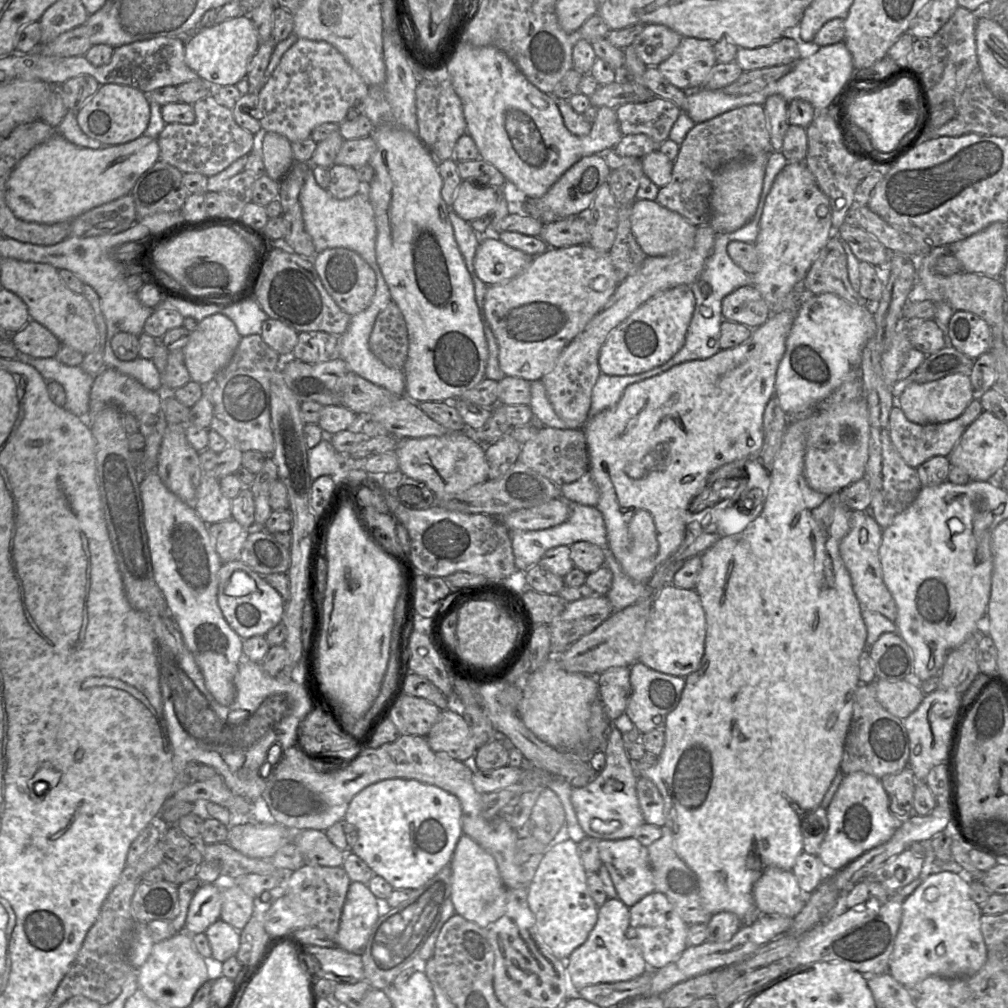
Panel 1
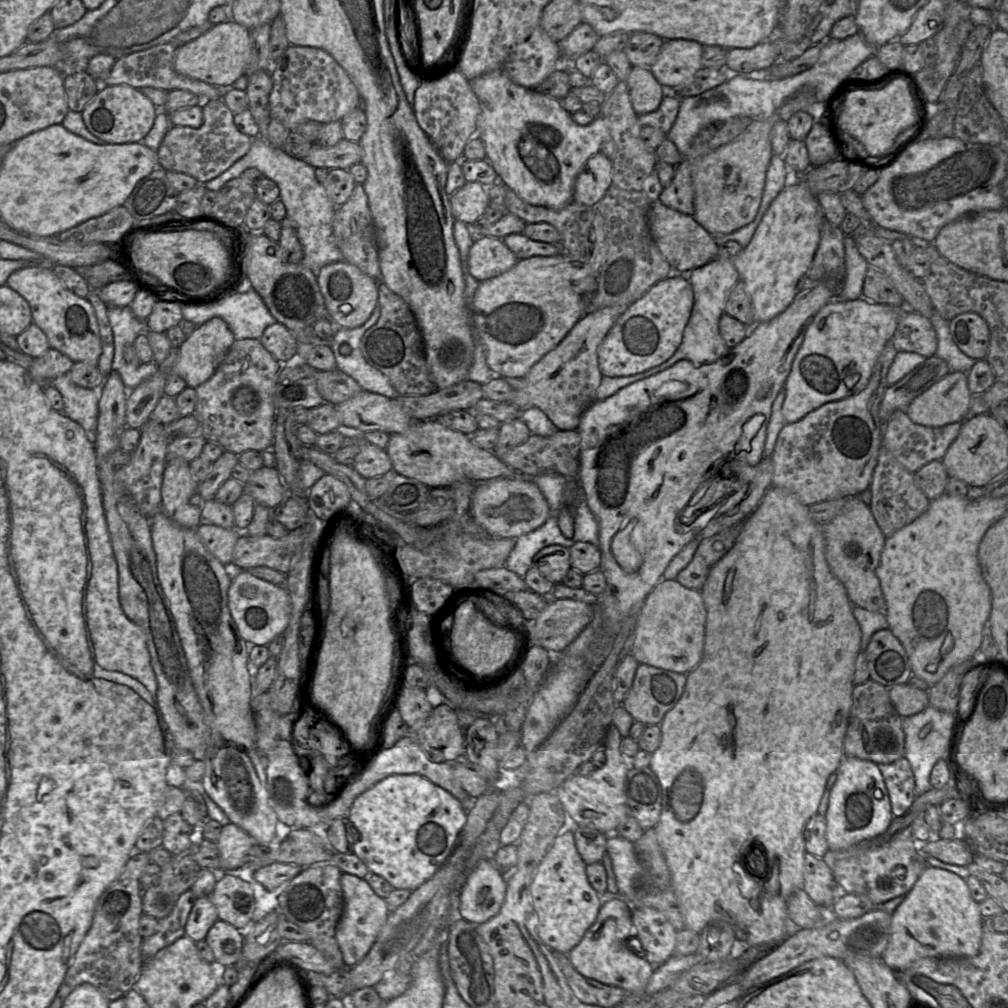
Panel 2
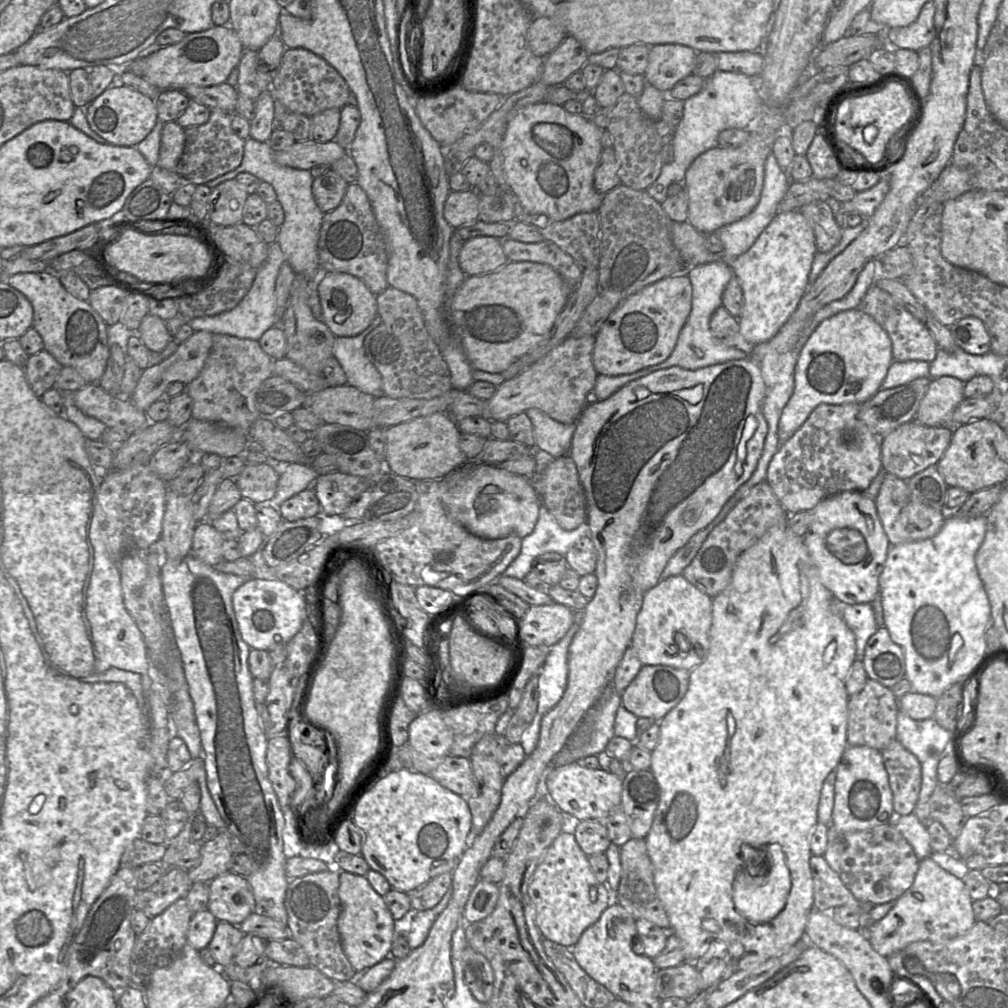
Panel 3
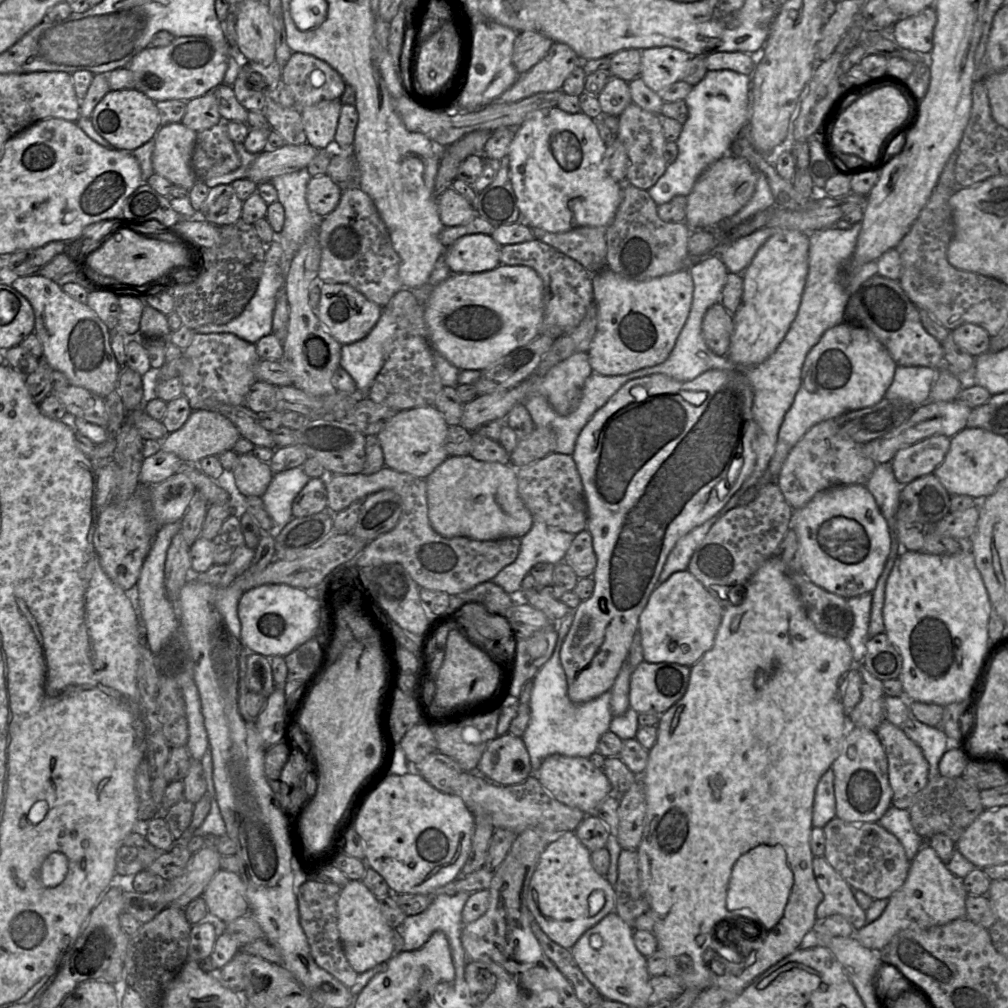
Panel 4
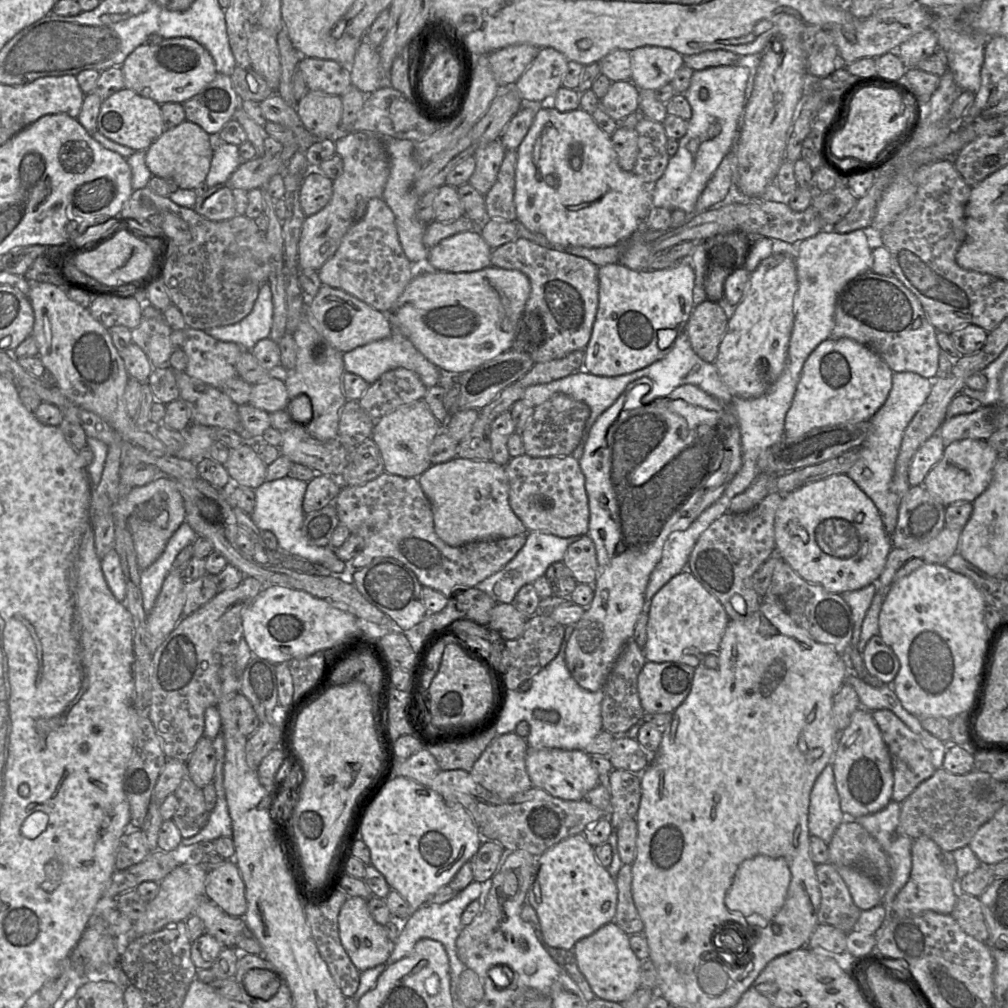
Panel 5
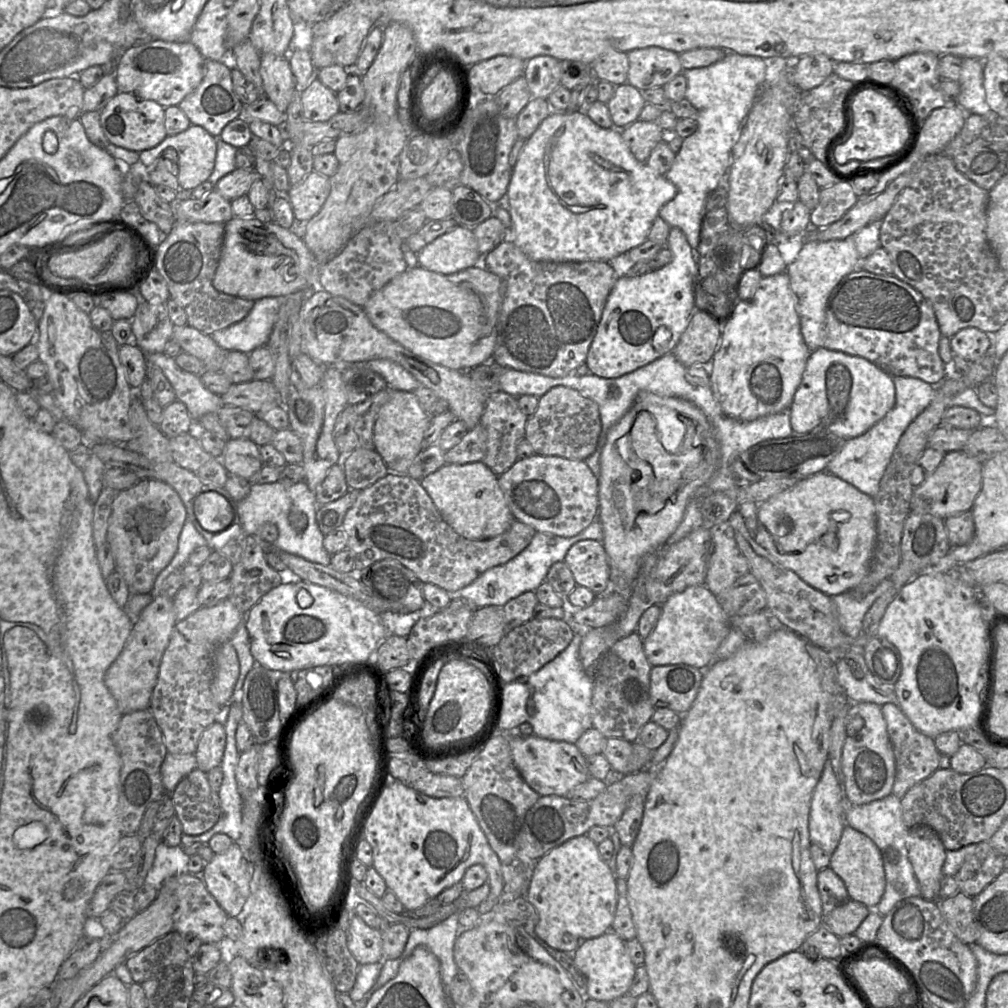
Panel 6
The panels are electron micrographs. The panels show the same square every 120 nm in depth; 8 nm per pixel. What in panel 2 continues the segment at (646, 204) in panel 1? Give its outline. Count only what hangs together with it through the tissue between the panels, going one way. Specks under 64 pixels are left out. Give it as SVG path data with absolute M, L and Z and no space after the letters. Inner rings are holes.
M660 200L652 201L647 215L650 234L672 268L691 271L716 258L719 248L708 233L691 215L669 208Z

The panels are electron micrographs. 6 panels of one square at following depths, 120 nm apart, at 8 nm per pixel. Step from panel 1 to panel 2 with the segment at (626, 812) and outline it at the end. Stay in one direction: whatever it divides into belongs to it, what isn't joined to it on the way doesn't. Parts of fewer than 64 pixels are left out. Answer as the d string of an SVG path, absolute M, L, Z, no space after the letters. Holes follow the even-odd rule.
M611 724L603 744L606 755L604 766L587 776L575 773L554 791L564 810L578 827L593 827L605 834L612 834L629 816L624 784L631 764L620 750L622 739L618 729Z

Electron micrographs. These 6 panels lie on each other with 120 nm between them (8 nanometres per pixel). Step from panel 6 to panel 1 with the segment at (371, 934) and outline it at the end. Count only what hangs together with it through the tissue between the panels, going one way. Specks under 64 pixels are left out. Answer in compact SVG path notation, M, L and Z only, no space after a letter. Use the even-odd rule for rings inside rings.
M351 882L335 937L336 946L362 955L382 907L383 903L372 894L367 884Z

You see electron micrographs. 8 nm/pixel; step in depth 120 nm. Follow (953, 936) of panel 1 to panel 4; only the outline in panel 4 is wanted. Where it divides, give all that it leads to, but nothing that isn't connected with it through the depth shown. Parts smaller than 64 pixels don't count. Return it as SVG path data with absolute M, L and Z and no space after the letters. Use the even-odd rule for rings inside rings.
M924 844L911 861L906 881L890 896L881 916L854 931L853 937L863 946L881 951L901 930L924 930L966 918L967 896L962 879L948 870L932 847Z

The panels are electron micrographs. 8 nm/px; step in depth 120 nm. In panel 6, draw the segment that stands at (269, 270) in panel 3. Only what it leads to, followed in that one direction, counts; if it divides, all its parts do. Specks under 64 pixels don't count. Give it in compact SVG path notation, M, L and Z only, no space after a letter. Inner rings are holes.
M264 297L255 300L247 316L241 321L210 336L226 351L251 353L256 348L267 345L276 321L281 298Z

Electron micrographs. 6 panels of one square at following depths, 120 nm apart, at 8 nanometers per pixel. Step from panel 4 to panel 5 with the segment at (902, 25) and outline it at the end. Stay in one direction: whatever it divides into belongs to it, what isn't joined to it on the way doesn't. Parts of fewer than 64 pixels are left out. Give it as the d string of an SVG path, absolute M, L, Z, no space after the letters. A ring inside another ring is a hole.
M926 28L904 41L897 48L896 53L906 69L917 67L918 63L932 55L938 48L936 33Z

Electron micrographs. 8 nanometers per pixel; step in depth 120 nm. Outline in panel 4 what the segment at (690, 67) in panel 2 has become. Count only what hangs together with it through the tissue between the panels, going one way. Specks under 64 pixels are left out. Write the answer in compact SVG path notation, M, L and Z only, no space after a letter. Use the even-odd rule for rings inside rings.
M673 47L642 50L640 78L652 91L659 93L675 82L683 81L690 59L691 56L688 53Z

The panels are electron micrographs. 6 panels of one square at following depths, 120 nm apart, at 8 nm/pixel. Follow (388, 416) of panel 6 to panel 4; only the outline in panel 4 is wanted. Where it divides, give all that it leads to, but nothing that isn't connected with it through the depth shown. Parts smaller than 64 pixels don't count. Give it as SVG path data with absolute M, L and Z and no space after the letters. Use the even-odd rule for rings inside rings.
M420 406L398 412L377 434L385 466L425 479L447 458L445 440L449 425L434 406Z

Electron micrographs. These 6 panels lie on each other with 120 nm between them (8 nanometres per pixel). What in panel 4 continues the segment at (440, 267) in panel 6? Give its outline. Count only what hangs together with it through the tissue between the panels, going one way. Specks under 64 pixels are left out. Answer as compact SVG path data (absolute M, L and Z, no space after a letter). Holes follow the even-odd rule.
M470 234L459 238L445 251L452 273L478 273L500 265L500 245L489 234Z

